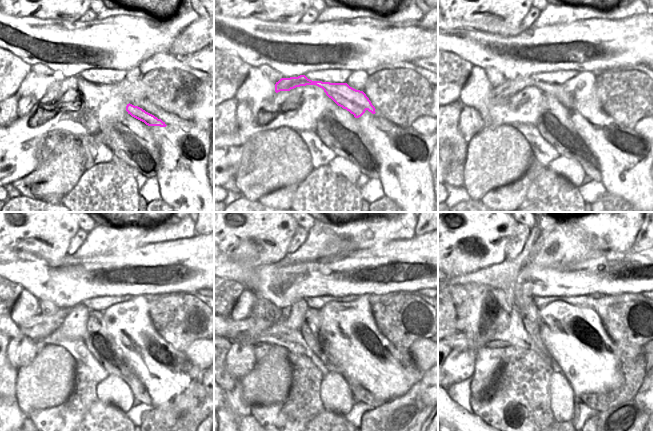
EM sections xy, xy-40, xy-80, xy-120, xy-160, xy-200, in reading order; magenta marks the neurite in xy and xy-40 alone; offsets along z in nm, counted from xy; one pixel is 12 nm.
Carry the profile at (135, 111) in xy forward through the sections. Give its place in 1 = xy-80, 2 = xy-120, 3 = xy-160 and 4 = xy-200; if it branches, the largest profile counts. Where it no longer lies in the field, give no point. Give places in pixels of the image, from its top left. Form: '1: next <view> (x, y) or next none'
1: next xy-80 (499, 94)
2: next xy-120 (40, 326)
3: next xy-160 (255, 323)
4: next xy-200 (478, 325)

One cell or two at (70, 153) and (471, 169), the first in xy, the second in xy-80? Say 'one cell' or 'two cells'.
one cell

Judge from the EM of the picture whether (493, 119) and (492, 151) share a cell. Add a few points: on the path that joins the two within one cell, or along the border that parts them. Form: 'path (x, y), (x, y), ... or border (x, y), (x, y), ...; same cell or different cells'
border (511, 123), (485, 127); different cells

